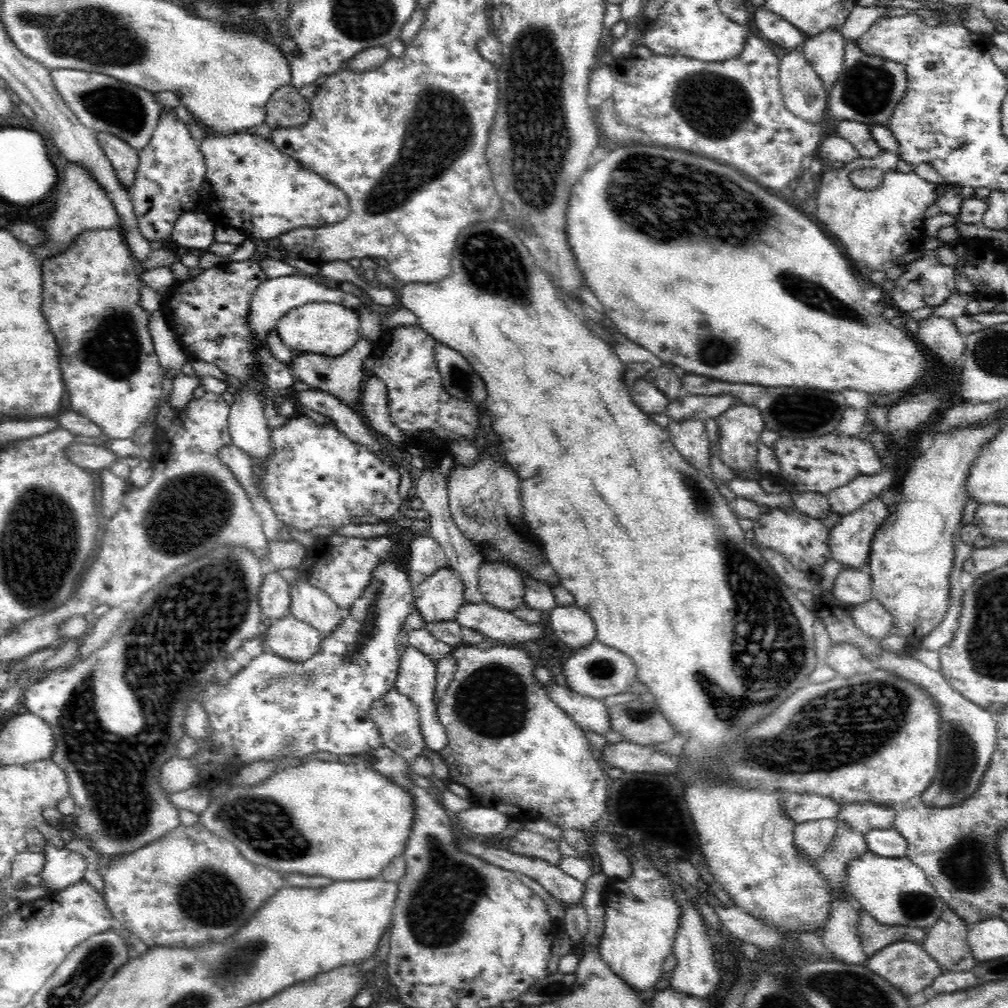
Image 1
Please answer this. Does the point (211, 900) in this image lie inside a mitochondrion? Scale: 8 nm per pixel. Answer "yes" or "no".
yes

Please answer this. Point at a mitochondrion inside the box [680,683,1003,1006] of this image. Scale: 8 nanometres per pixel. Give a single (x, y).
(967, 858)

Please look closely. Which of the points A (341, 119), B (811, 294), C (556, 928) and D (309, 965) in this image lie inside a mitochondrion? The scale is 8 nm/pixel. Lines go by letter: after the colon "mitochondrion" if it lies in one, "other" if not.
A: other
B: mitochondrion
C: other
D: other

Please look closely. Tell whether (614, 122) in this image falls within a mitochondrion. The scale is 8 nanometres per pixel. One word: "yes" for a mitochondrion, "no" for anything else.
no

